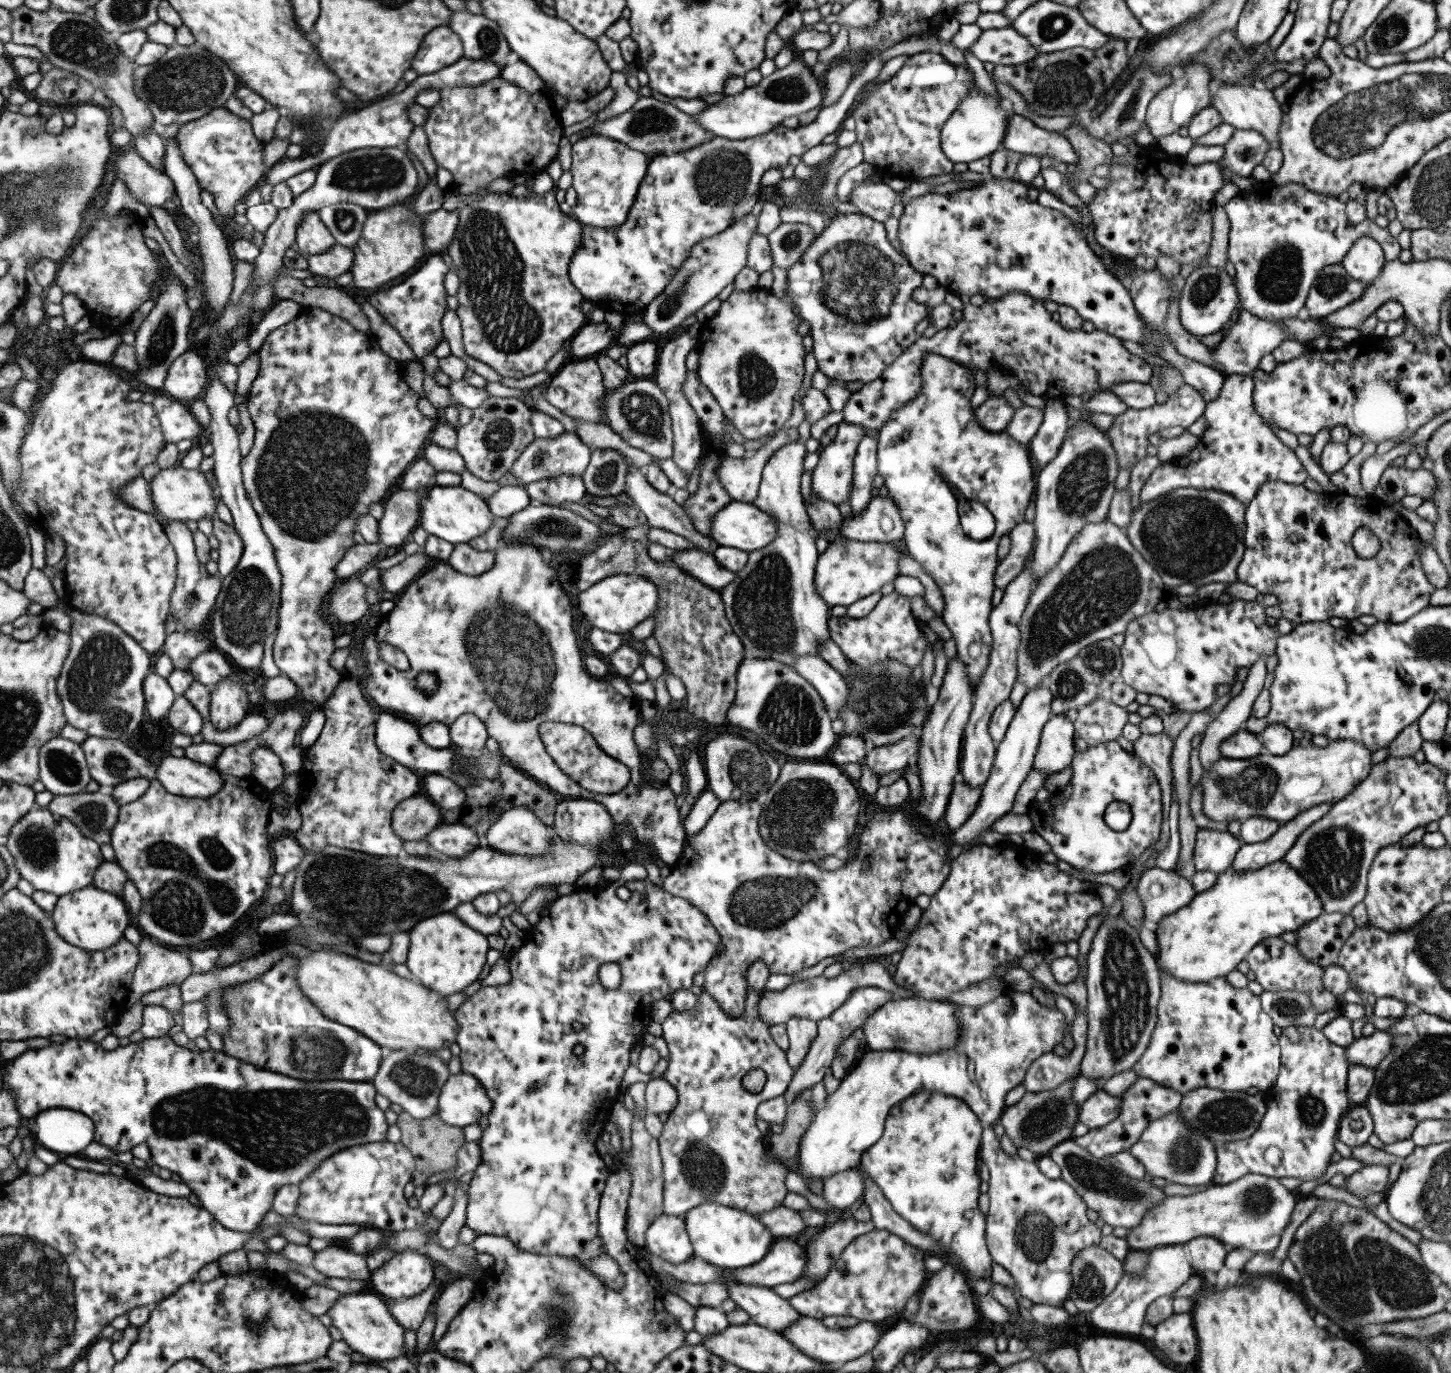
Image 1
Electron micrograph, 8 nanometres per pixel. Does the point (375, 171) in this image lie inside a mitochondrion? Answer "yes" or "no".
yes

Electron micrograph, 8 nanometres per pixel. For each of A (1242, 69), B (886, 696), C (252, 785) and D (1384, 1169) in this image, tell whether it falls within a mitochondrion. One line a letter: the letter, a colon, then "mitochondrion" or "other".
A: mitochondrion
B: mitochondrion
C: other
D: other

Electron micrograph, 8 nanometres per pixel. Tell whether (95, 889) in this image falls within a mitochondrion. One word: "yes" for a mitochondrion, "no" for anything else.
no

